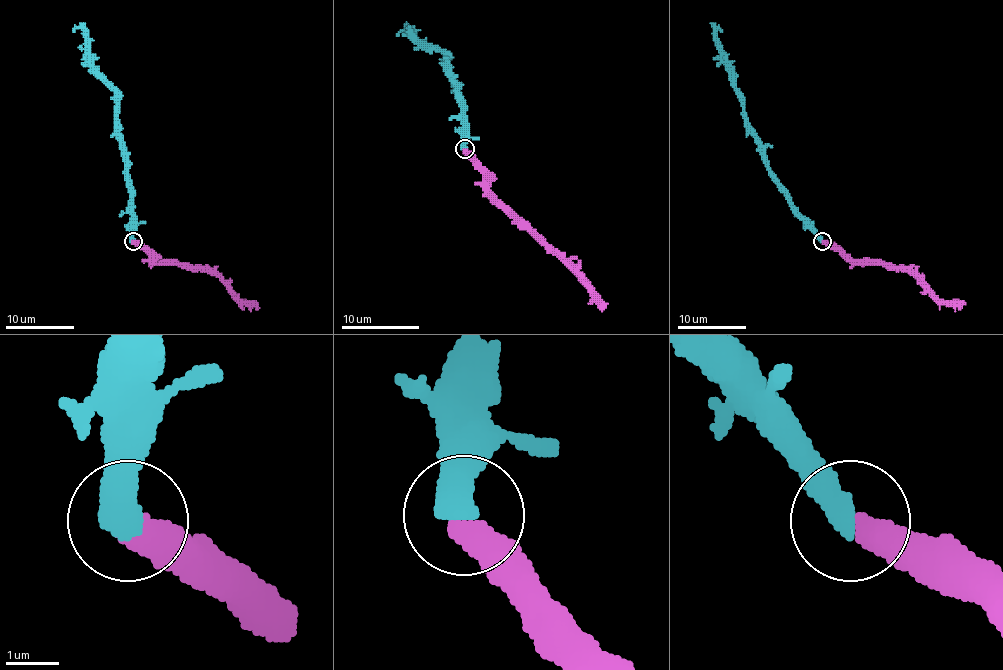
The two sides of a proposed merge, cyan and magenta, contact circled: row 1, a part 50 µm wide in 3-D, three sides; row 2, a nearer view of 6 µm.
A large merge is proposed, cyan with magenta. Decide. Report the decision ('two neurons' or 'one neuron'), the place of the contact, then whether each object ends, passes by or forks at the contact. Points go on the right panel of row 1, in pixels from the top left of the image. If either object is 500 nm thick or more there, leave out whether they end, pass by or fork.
one neuron; place (822, 241)

